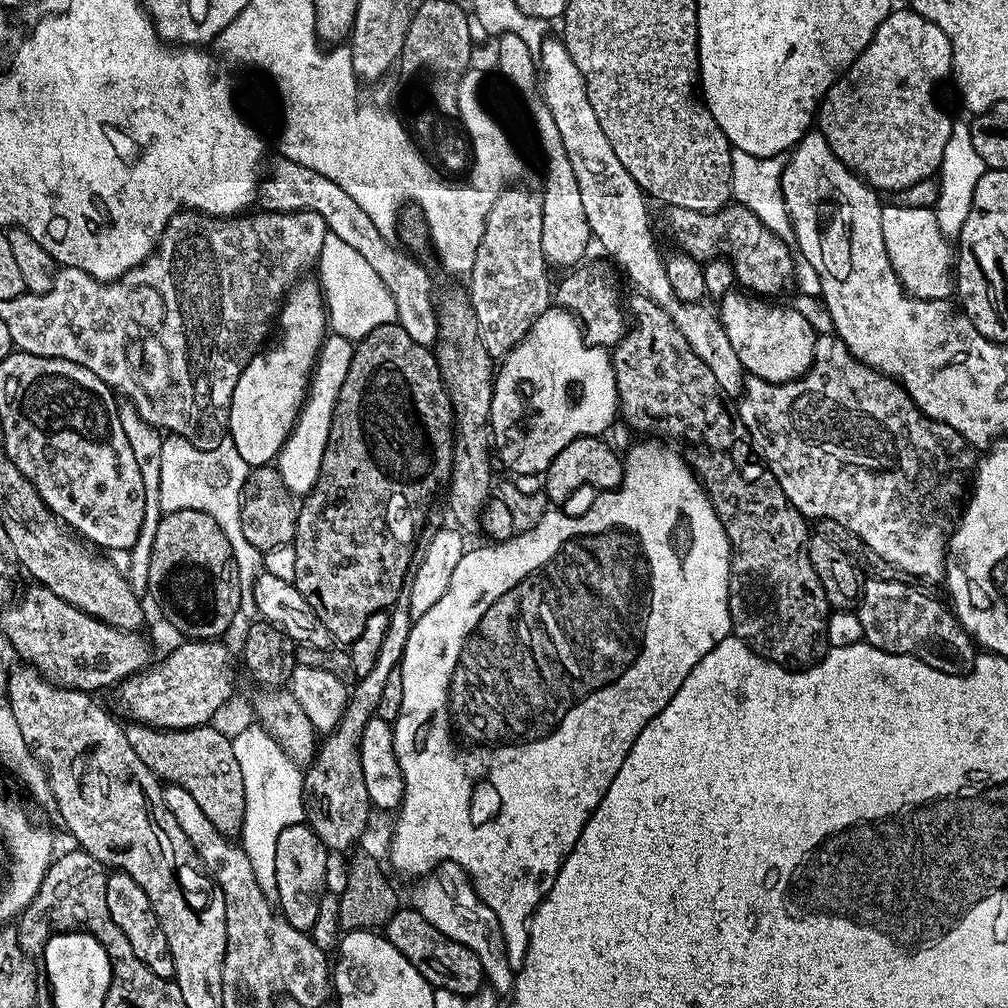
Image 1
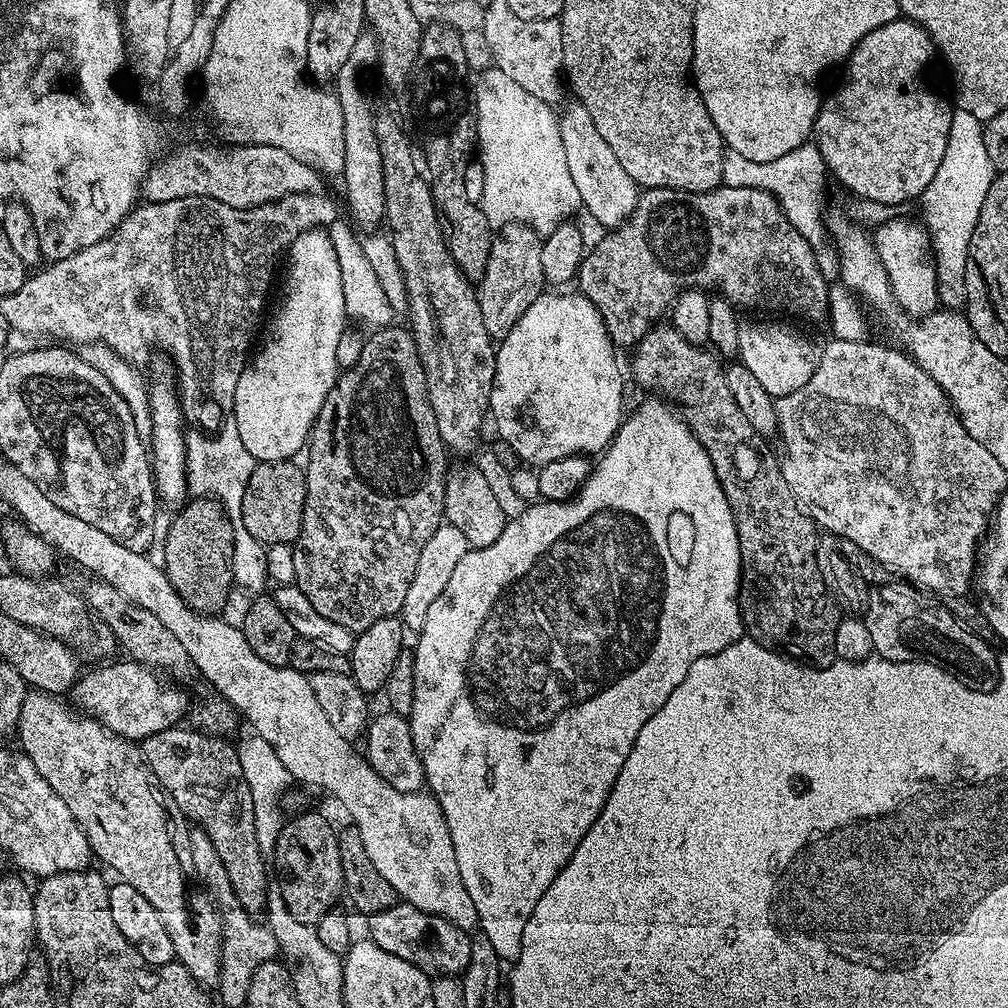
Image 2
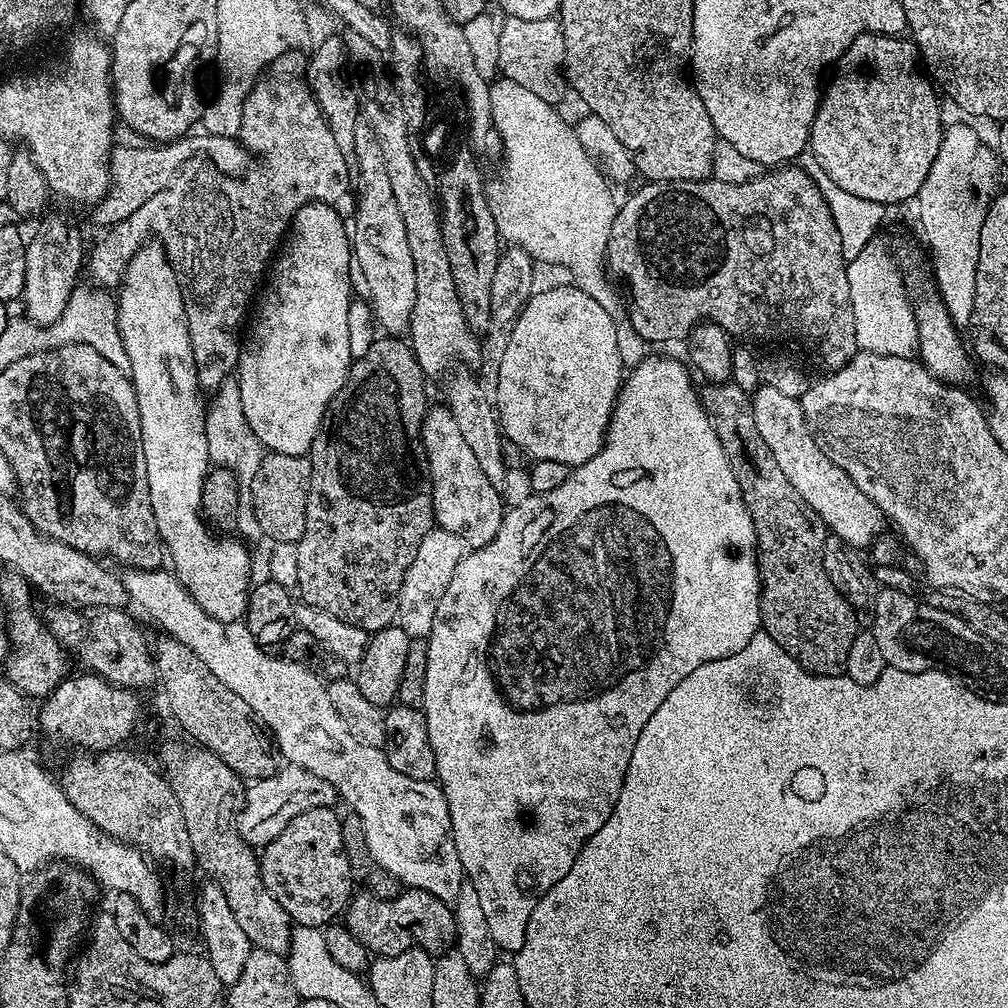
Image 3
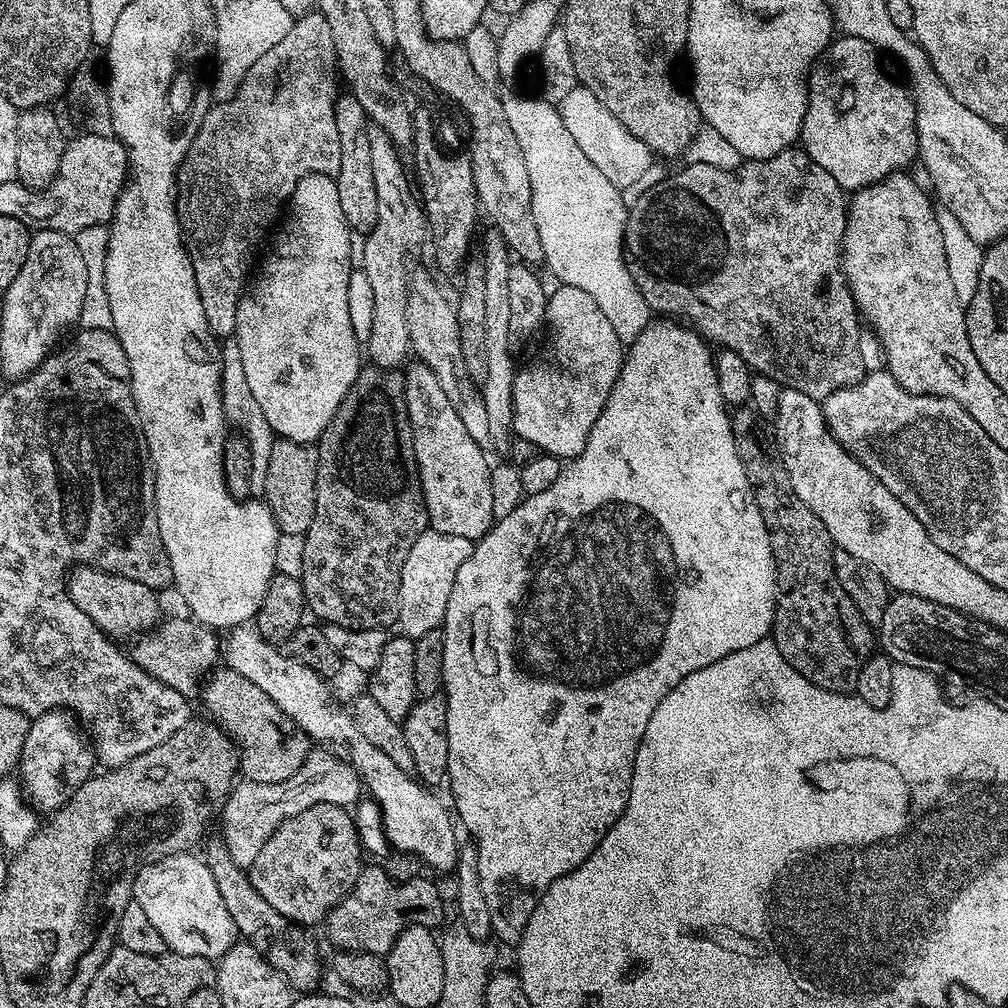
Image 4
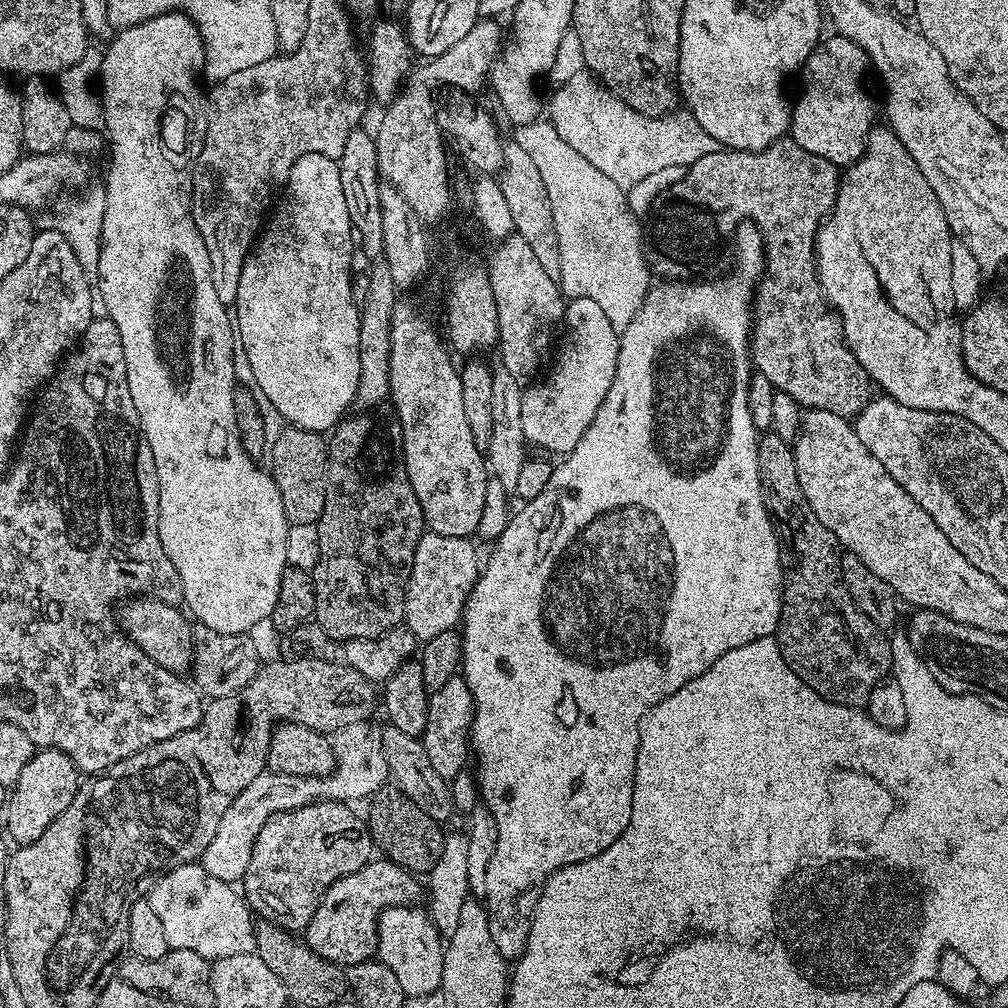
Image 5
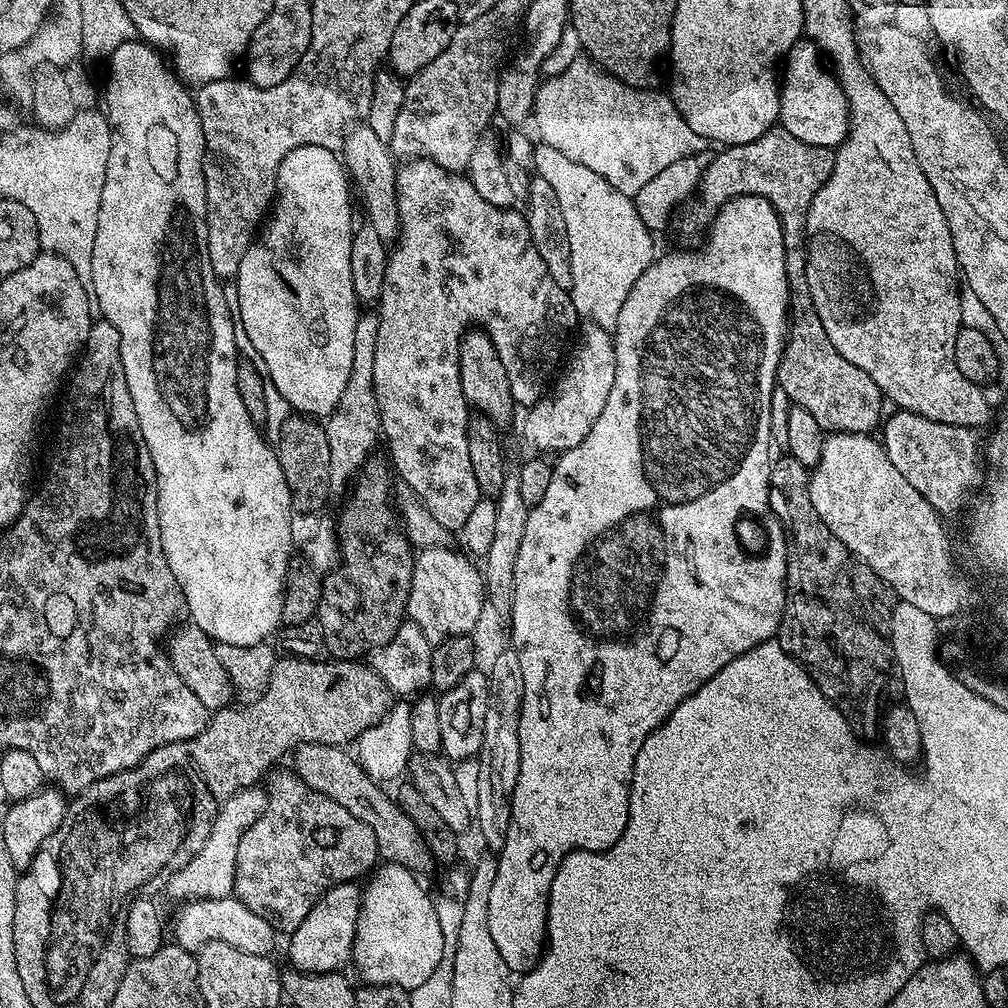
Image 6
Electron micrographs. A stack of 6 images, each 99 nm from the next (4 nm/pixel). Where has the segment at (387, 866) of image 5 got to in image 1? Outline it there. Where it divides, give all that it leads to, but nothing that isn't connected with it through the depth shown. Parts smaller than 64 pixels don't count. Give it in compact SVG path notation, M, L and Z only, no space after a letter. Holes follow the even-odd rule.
M411 906L401 907L386 925L388 940L432 984L433 989L445 988L462 997L473 996L485 981L482 962L466 946L446 938L422 914Z

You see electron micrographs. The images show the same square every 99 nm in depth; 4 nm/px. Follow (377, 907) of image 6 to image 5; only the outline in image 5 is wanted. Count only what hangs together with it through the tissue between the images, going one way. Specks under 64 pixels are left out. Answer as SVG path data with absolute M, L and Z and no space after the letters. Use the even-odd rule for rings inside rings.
M403 904L388 908L378 922L378 960L394 970L398 986L402 986L405 997L430 995L439 992L442 982L442 962L445 941L435 928L429 913L420 906Z

